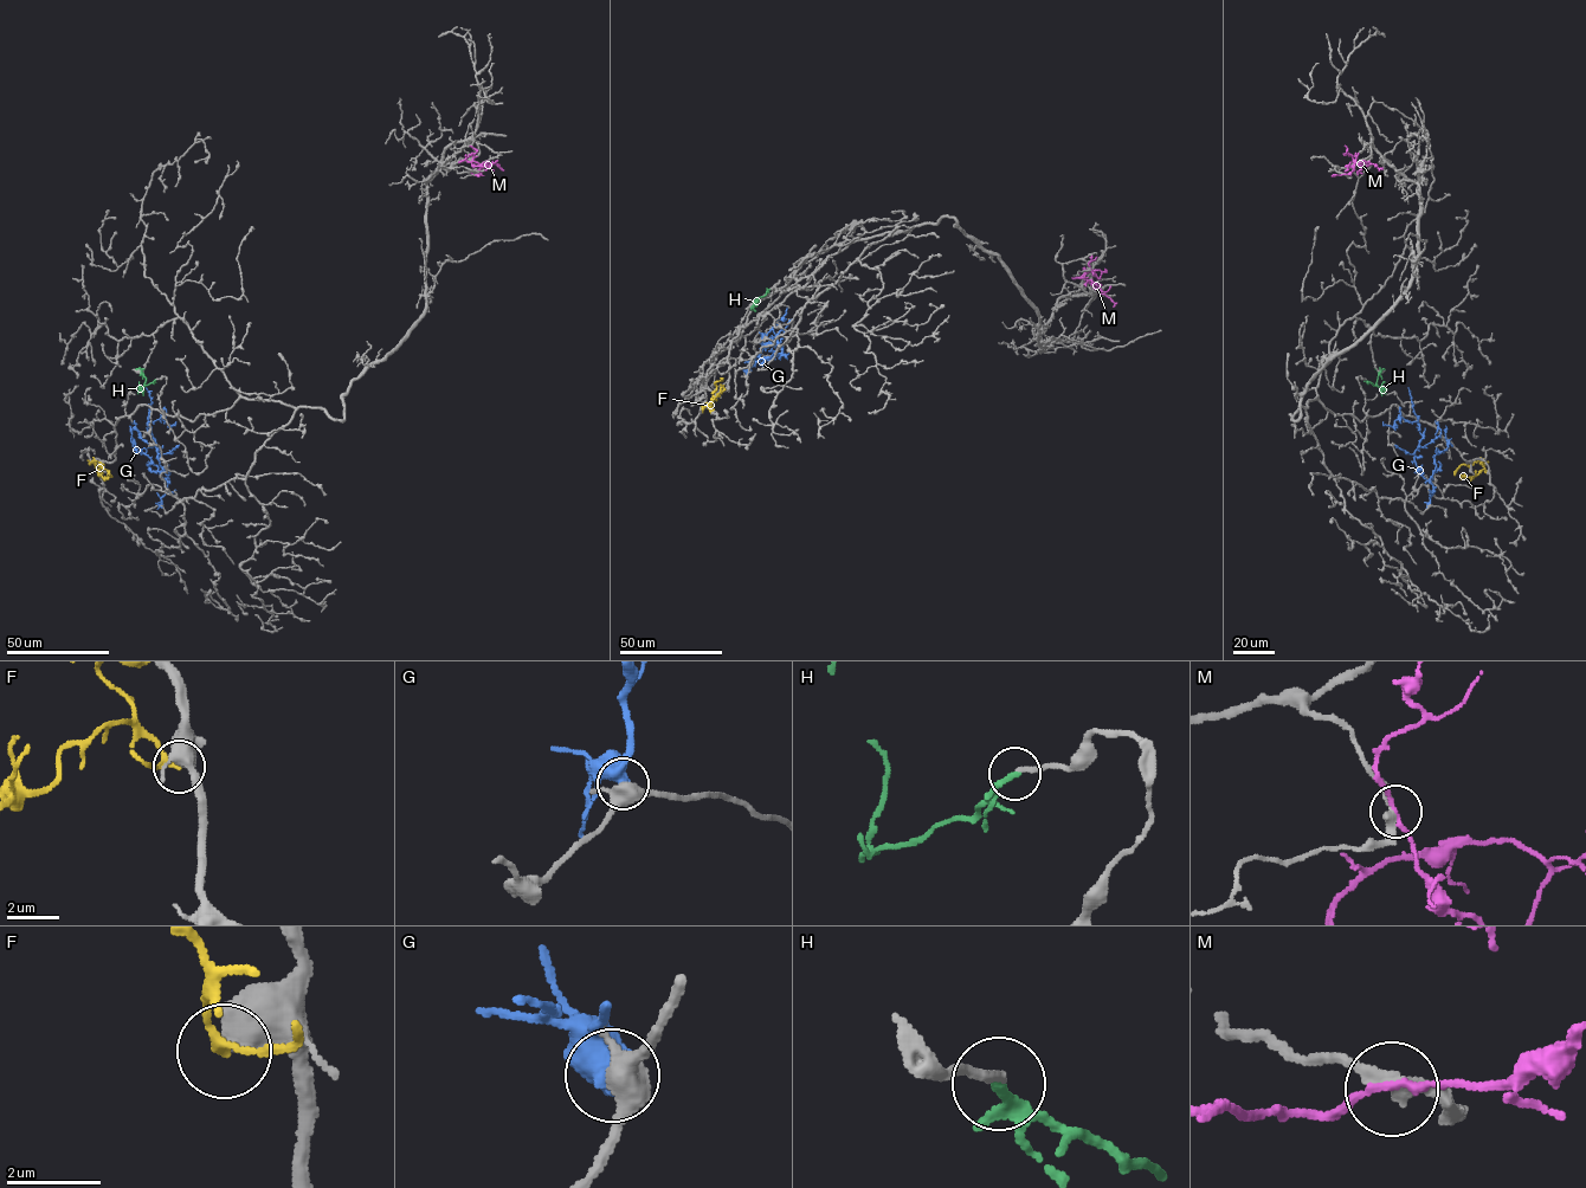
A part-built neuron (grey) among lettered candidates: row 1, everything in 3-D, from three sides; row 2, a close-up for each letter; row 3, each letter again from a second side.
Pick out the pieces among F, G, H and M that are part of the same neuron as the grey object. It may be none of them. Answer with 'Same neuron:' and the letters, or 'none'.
Same neuron: none

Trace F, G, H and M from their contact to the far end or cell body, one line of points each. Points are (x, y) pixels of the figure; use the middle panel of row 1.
F: (710, 412), (707, 405), (716, 389), (714, 382), (722, 379)
G: (774, 354), (780, 357), (782, 352), (777, 342), (771, 339), (765, 347), (761, 342), (788, 307)
H: (768, 289), (748, 309)
M: (1090, 268), (1101, 276), (1102, 272), (1094, 270), (1085, 278), (1101, 290), (1089, 282), (1085, 286)

